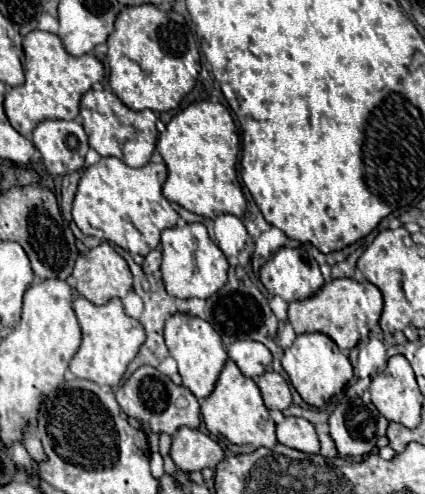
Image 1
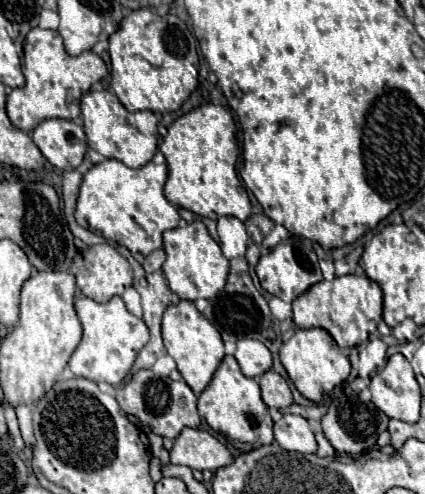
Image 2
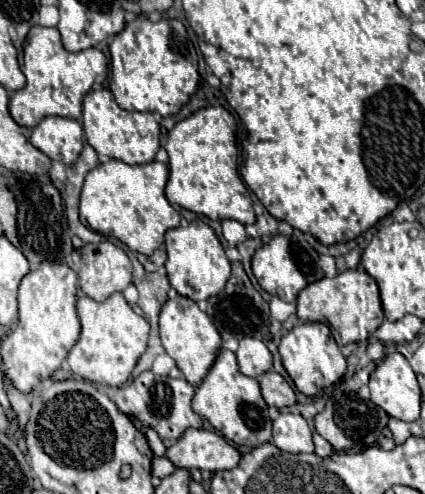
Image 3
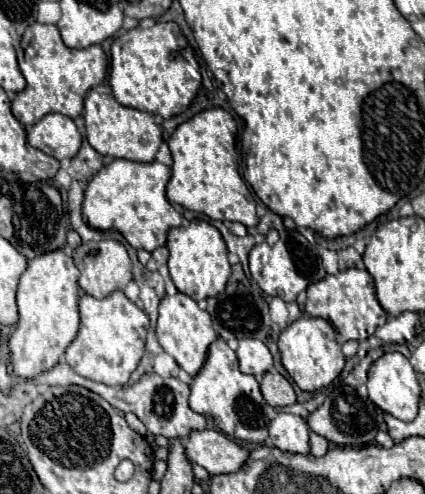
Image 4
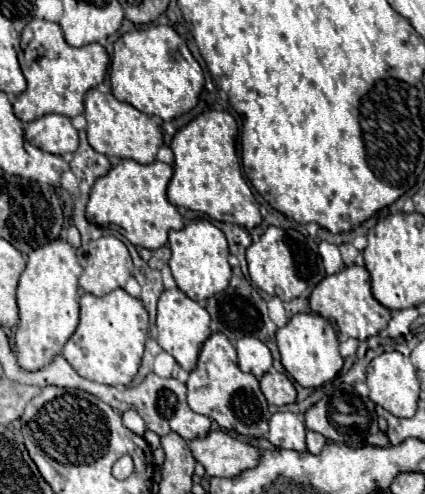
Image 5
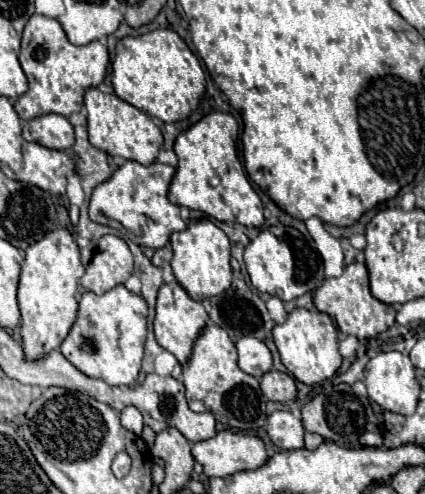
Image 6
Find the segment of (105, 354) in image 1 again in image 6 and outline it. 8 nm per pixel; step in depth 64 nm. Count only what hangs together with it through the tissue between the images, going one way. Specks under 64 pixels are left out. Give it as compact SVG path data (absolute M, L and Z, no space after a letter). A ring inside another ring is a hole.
M116 286L108 292L104 292L102 296L94 294L94 292L84 292L78 304L78 316L70 328L70 334L64 338L60 352L72 362L76 364L76 368L80 368L80 372L84 372L86 376L92 378L100 378L112 386L130 386L136 382L138 372L140 372L140 362L142 362L142 354L144 354L144 342L147 336L147 316L148 306L146 300L138 294L132 294L130 290L126 290L126 286Z

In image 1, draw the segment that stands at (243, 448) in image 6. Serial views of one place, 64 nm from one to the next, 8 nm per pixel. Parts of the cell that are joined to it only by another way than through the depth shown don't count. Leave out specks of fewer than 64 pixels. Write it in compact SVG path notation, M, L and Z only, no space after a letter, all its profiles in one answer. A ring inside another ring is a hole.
M184 426L172 438L170 456L182 472L202 470L204 466L214 470L218 462L224 460L224 450L208 434Z

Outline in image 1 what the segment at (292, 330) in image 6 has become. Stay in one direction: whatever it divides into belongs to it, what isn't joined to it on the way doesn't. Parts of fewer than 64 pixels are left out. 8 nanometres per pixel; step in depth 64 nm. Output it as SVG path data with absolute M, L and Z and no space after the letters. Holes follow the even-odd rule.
M322 332L296 336L292 346L284 350L282 366L284 366L292 386L302 396L302 400L310 406L316 406L316 408L322 408L352 378L350 360L340 352L340 348L336 348L336 342L328 336L324 336Z

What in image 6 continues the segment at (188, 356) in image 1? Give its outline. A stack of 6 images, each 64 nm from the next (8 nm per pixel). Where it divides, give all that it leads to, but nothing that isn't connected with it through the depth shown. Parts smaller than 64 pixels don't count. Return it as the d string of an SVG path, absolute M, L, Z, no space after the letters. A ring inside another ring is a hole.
M174 280L170 284L162 284L158 290L158 302L156 302L156 318L154 318L154 334L158 344L172 352L176 356L176 360L180 364L186 364L190 352L192 352L192 344L196 340L196 336L202 332L202 328L208 322L208 314L204 310L204 306L196 300L192 300L188 296L188 292Z

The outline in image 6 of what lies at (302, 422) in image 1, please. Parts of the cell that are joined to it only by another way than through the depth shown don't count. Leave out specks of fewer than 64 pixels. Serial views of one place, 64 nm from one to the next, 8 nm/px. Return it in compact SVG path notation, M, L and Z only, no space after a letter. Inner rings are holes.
M276 410L268 416L266 424L270 440L282 450L296 450L304 446L304 428L302 420L296 418L292 412Z

